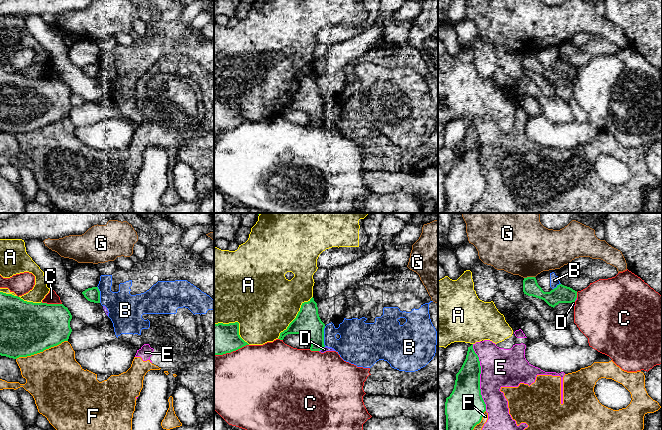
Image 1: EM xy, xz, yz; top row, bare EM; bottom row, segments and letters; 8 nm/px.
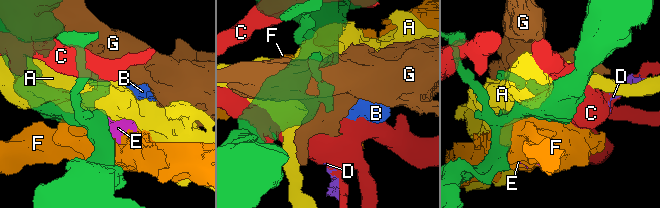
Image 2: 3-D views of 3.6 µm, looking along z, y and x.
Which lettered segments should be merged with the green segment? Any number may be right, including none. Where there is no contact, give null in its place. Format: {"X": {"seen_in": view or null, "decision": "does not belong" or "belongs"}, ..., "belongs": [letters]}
{"A": {"seen_in": "xz", "decision": "does not belong"}, "B": {"seen_in": "xz", "decision": "does not belong"}, "C": {"seen_in": "xz", "decision": "does not belong"}, "D": {"seen_in": "yz", "decision": "does not belong"}, "E": {"seen_in": "yz", "decision": "does not belong"}, "F": {"seen_in": "xy", "decision": "does not belong"}, "G": {"seen_in": "yz", "decision": "does not belong"}, "belongs": []}

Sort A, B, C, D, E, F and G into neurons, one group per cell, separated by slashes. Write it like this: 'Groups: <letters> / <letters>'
Groups: A / B / C D / E F / G

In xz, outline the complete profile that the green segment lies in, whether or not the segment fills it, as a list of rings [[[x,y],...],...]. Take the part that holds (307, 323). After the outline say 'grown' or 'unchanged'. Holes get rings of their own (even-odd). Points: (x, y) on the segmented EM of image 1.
[[[312,297],[308,302],[302,303],[296,318],[280,333],[278,339],[283,340],[288,334],[299,334],[310,340],[311,351],[320,351],[325,347],[324,328],[325,324],[319,317],[317,303]]]; unchanged

